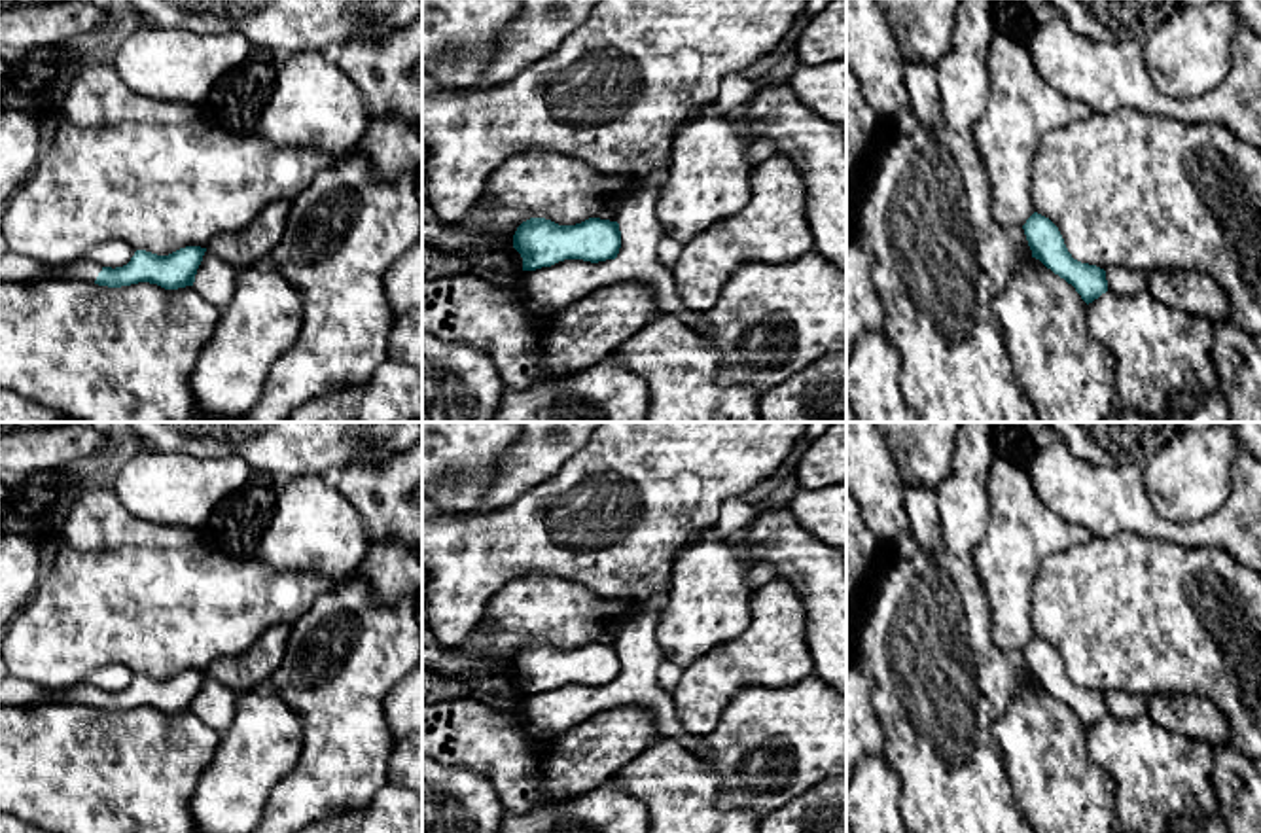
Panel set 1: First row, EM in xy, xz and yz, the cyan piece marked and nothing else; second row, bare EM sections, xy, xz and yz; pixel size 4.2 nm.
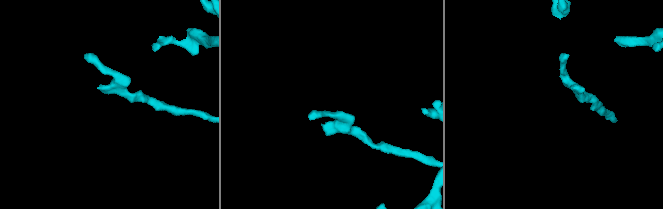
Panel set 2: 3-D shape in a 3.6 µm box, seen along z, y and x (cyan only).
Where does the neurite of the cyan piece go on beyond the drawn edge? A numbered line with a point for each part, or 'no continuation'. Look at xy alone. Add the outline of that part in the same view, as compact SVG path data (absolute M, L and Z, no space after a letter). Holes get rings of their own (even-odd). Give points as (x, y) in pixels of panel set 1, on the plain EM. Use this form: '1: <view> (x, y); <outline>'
1: xy (82, 693); M81 682L66 689L55 689L49 699L40 697L40 702L95 706L100 695L100 687Z

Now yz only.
no continuation

